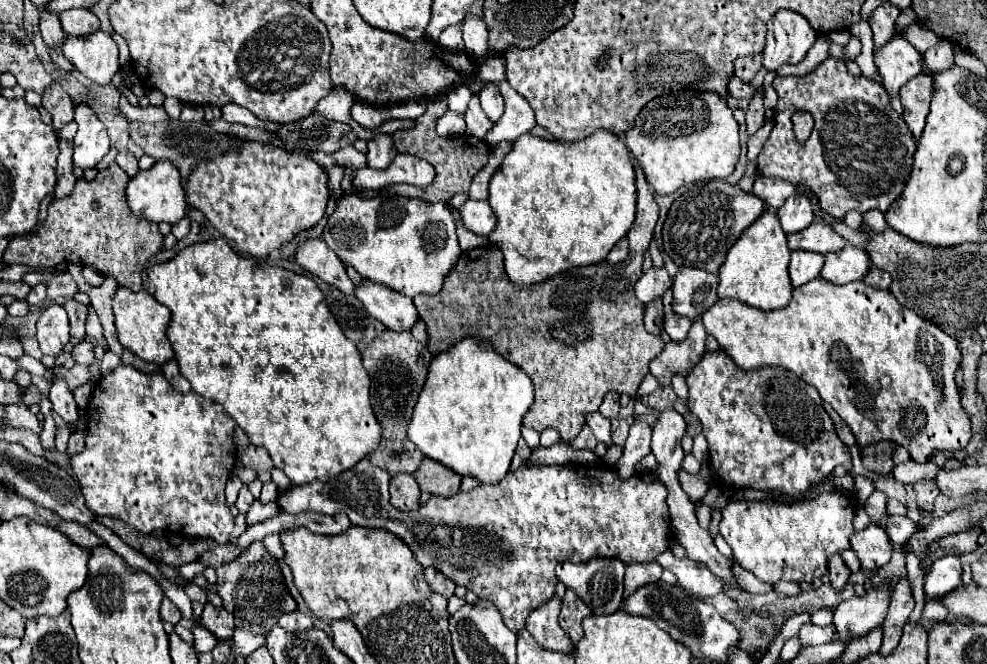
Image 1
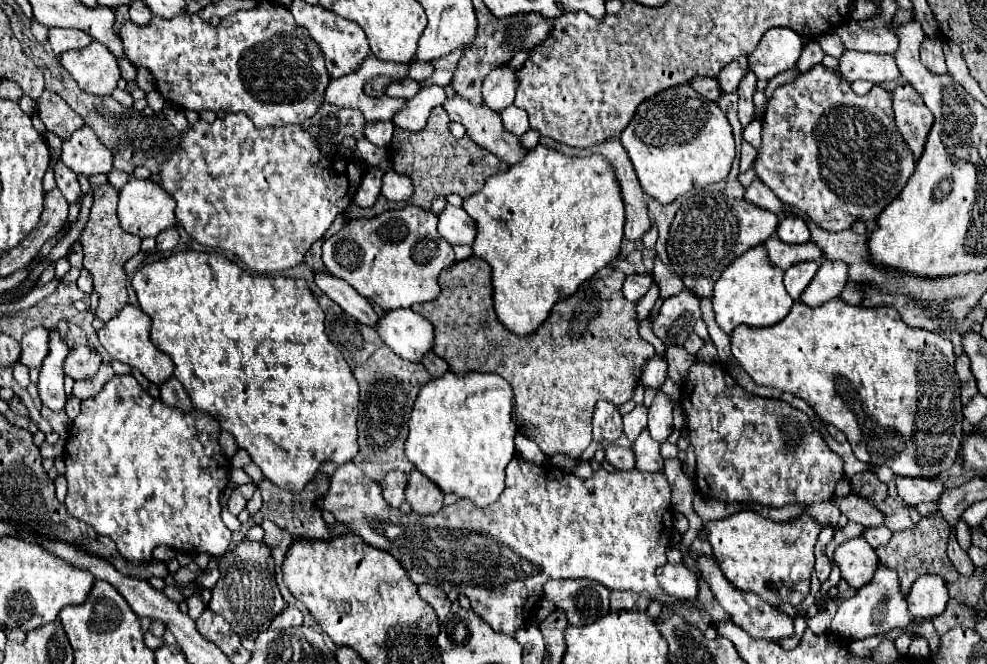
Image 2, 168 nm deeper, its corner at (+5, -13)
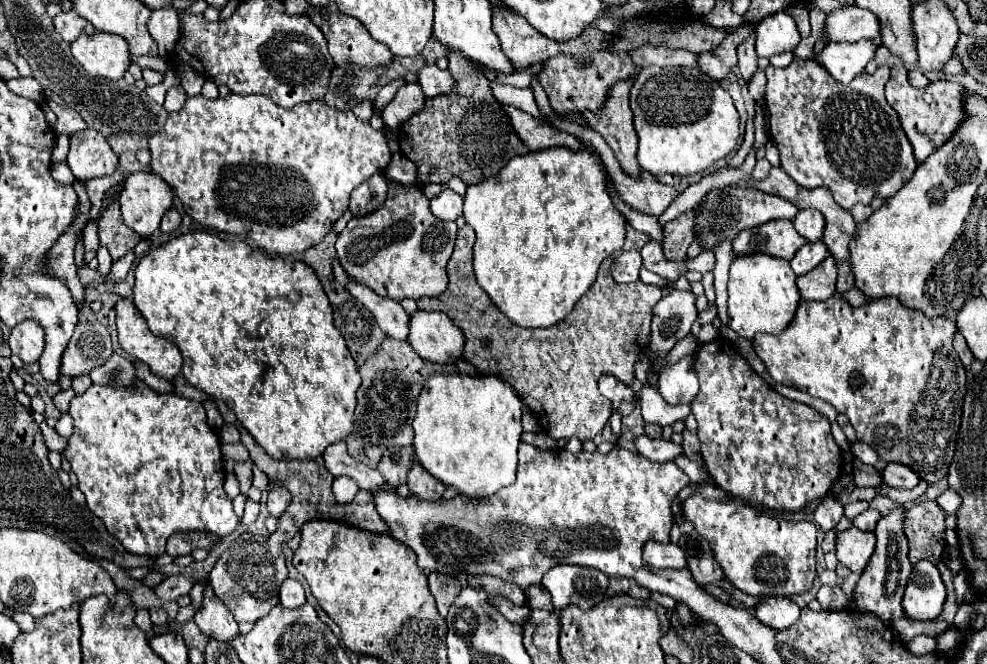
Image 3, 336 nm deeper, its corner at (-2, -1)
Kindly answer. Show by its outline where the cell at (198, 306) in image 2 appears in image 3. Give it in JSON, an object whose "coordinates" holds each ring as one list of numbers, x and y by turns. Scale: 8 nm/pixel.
{"coordinates":[[203,231,187,233,187,235,181,235,181,237,175,237,167,243,163,243,161,247,157,247,151,253,145,253,141,257,141,261,135,267,133,303,141,311,149,329,155,335,173,341,181,349,185,379,193,387,201,389,203,393,227,403,227,407,233,409,233,413,237,415,241,425,253,435,253,439,265,449,265,453,269,457,297,459,297,461,307,461,307,457,321,457,323,449,327,445,343,441,347,437,347,433,351,433,353,411,357,405,355,393,361,385,361,377,359,377,357,365,355,365,355,361,353,361,353,357,351,357,351,353,343,341,343,335,333,325,333,309,331,309,331,303,329,303,329,299,321,287,321,281,309,265,305,265,301,261,287,261,287,259,269,257,269,255,259,253,257,249,251,249,249,253,245,253,243,241,219,241,217,235,203,233]]}

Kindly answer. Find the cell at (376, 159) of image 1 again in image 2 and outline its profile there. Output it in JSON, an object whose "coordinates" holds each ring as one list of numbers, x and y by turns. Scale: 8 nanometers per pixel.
{"coordinates":[[370,167,368,173,364,175,356,195,354,195,354,205,366,209,366,207,372,207,380,195,380,185,382,185,382,171,380,169,374,169]]}

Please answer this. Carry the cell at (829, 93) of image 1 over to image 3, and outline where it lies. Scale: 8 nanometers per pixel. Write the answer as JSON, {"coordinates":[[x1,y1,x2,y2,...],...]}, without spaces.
{"coordinates":[[795,59,785,69,769,65,765,73,765,107,771,115,769,137,779,149,781,169,797,185,803,185,807,189,827,187,831,189,835,203,849,211,857,203,869,205,873,197,893,197,897,189,901,189,909,177,913,177,917,161,911,143,901,129,899,115,895,113,895,109,891,109,891,105,885,99,885,85,891,79,891,67,881,65,873,75,863,71,849,85,835,81,815,59]]}

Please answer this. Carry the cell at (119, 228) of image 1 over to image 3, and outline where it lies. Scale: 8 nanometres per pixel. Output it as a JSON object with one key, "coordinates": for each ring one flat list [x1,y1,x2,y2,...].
{"coordinates":[[111,197,109,205,101,209,101,217,97,221,97,235,99,235,99,245,105,247,111,253,111,259,117,261,121,259,127,251,131,251,139,241,139,233,123,225,121,213,119,213,119,197]]}

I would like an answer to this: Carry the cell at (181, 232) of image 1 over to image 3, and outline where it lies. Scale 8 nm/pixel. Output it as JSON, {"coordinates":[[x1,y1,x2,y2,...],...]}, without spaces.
{"coordinates":[[171,207,171,209,163,215,163,221,161,221,161,231,169,235,169,233,177,231,177,229,179,229,179,225,181,225,181,215,177,213,177,209,175,209,175,207]]}

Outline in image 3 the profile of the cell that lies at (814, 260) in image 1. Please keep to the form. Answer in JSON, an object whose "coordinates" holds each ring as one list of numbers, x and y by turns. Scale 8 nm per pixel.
{"coordinates":[[823,241,807,243,791,259,791,269,795,271,795,275,805,275,811,269,815,269,825,257,827,257,827,249,825,249]]}

